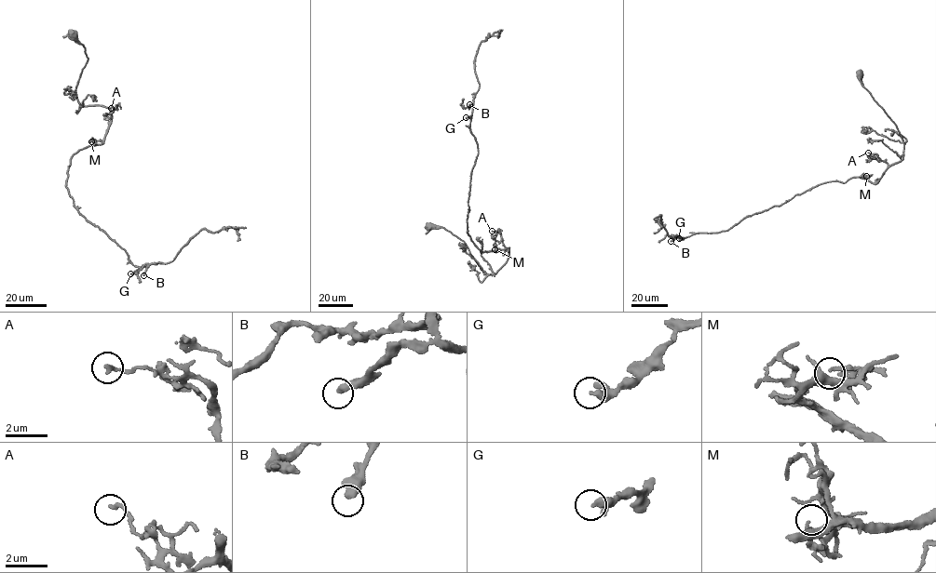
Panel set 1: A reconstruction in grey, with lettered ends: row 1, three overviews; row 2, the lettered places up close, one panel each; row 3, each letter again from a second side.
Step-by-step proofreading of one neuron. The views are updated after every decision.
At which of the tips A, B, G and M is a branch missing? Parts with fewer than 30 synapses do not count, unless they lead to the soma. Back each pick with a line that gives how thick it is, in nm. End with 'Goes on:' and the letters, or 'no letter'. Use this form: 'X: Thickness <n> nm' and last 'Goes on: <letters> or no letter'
Goes on: no letter

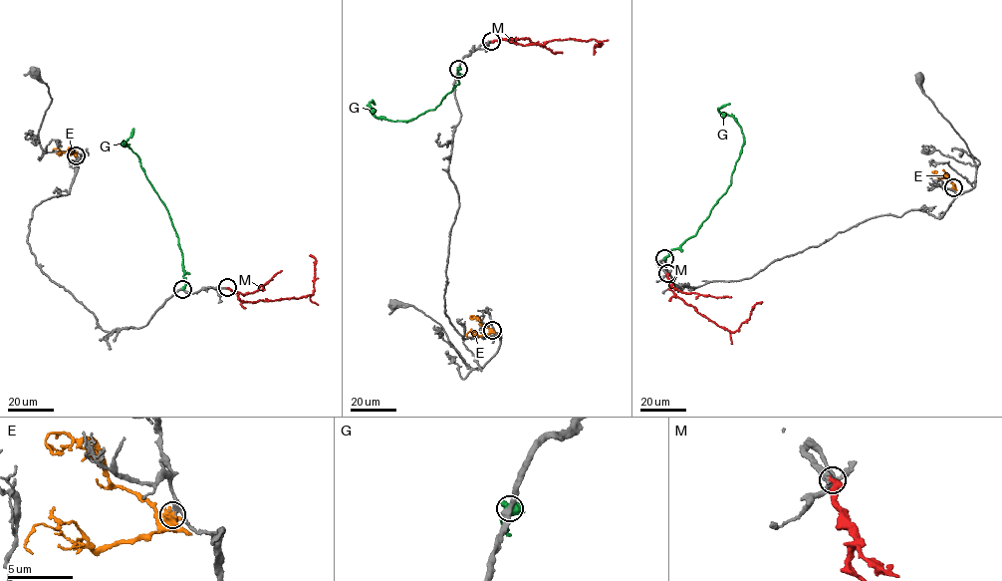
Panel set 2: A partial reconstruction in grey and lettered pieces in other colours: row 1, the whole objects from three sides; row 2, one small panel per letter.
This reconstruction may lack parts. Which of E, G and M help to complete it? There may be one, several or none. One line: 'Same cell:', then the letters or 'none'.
Same cell: M

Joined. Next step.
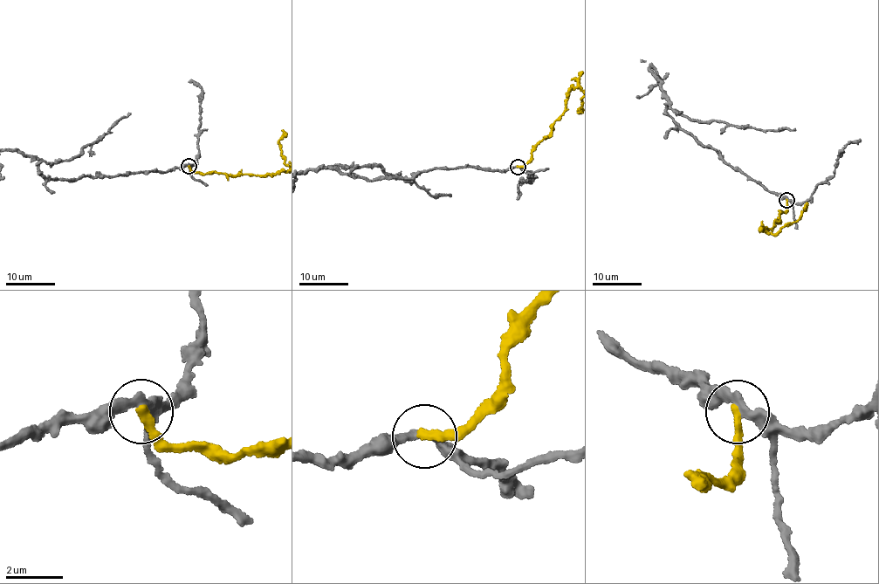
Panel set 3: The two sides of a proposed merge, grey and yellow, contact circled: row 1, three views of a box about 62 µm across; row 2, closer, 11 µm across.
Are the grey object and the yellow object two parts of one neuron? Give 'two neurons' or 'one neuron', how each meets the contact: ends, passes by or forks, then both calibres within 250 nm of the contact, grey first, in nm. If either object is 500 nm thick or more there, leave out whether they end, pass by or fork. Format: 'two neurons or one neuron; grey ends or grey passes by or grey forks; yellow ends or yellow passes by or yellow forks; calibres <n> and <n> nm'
two neurons; grey passes by; yellow ends; calibres 320 and 300 nm

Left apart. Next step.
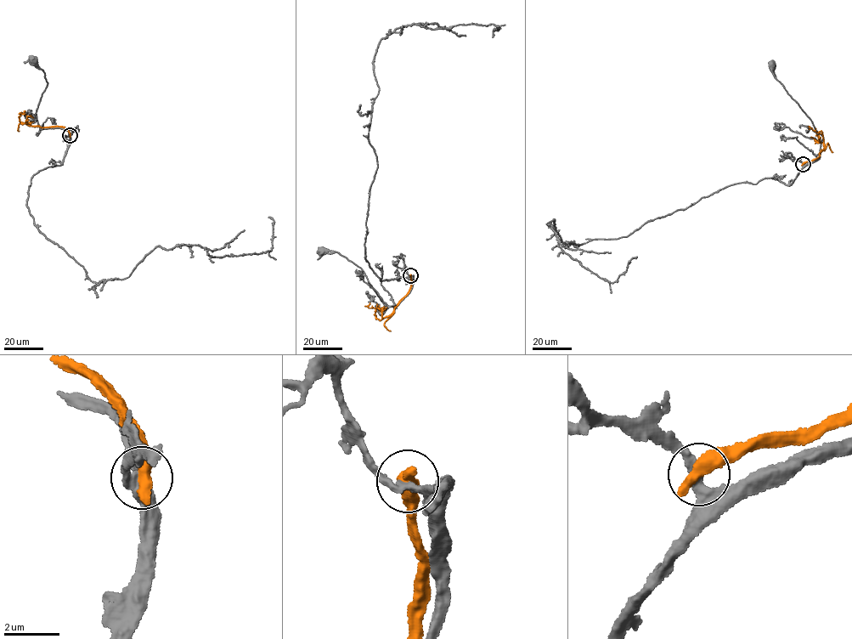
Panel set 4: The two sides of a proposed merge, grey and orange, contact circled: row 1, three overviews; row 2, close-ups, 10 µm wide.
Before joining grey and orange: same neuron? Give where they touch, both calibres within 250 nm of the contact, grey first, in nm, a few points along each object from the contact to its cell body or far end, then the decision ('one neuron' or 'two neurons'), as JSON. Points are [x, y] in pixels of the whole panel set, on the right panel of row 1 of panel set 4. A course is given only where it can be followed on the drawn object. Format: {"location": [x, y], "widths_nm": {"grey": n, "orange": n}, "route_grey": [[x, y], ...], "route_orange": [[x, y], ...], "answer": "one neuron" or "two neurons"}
{"location": [803, 164], "widths_nm": {"grey": 300, "orange": 600}, "route_grey": [[803, 164], [819, 158], [820, 138], [810, 119], [775, 77], [772, 66]], "route_orange": [[803, 164], [817, 158], [823, 148], [822, 132], [808, 129]], "answer": "two neurons"}

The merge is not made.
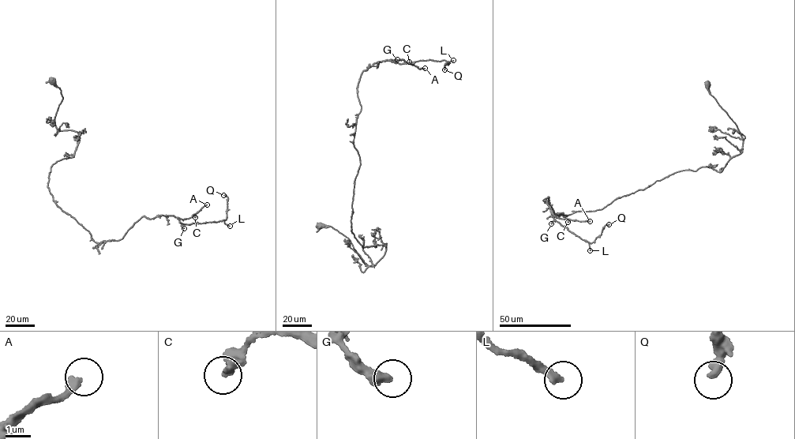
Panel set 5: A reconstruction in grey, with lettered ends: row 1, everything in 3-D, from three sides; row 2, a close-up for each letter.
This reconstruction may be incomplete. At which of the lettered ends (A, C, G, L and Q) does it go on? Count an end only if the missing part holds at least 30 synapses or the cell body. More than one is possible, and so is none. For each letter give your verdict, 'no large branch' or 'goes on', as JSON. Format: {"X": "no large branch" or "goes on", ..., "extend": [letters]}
{"A": "goes on", "C": "no large branch", "G": "no large branch", "L": "goes on", "Q": "no large branch", "extend": ["A", "L"]}

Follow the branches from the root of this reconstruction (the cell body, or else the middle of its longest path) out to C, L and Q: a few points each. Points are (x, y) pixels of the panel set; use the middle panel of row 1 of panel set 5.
C: (320, 225), (368, 265), (384, 256), (386, 244), (363, 247), (351, 230), (357, 89), (374, 63), (409, 61)
L: (320, 225), (368, 265), (382, 258), (386, 244), (363, 247), (351, 229), (360, 76), (387, 60), (453, 60)
Q: (320, 225), (368, 265), (382, 258), (386, 244), (351, 229), (360, 76), (388, 60), (444, 69)

